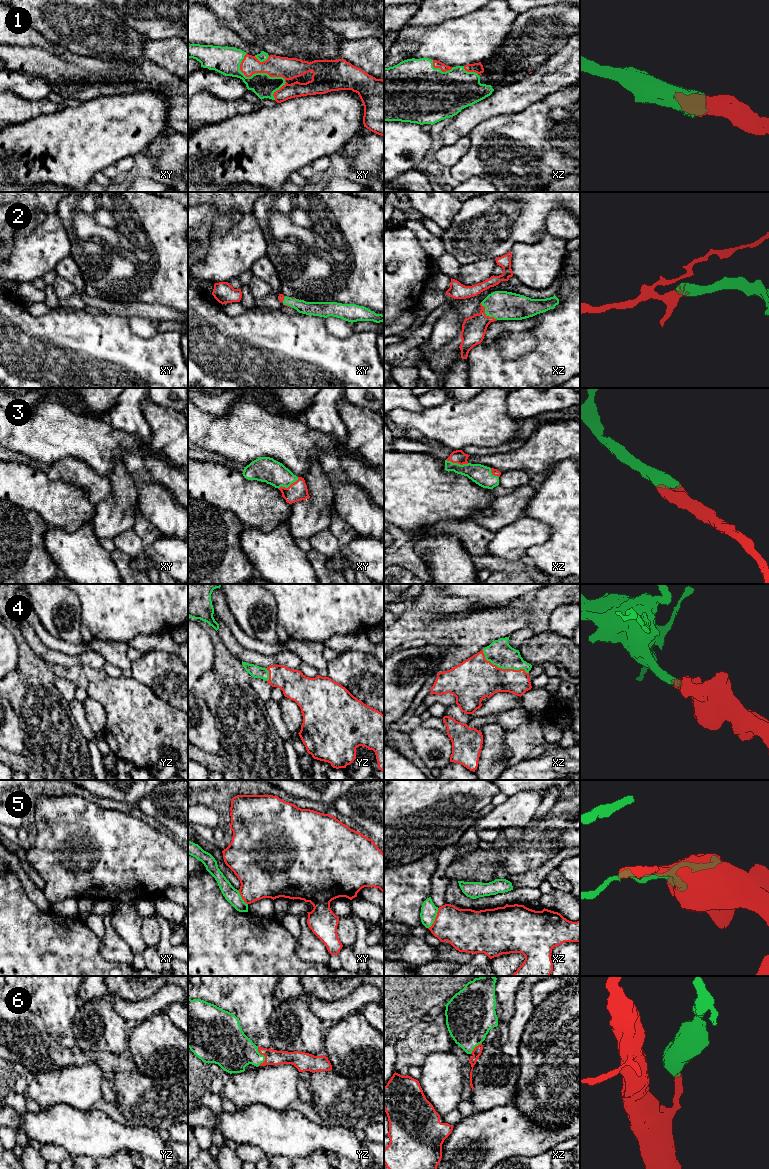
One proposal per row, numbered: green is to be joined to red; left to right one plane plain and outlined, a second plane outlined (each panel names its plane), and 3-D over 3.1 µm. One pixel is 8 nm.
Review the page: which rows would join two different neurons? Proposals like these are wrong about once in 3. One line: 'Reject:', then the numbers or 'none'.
Reject: 5

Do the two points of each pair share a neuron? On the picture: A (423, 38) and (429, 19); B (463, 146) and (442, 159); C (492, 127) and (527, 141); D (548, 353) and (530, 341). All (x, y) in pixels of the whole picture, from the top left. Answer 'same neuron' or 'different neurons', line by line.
A: different neurons
B: same neuron
C: same neuron
D: different neurons

